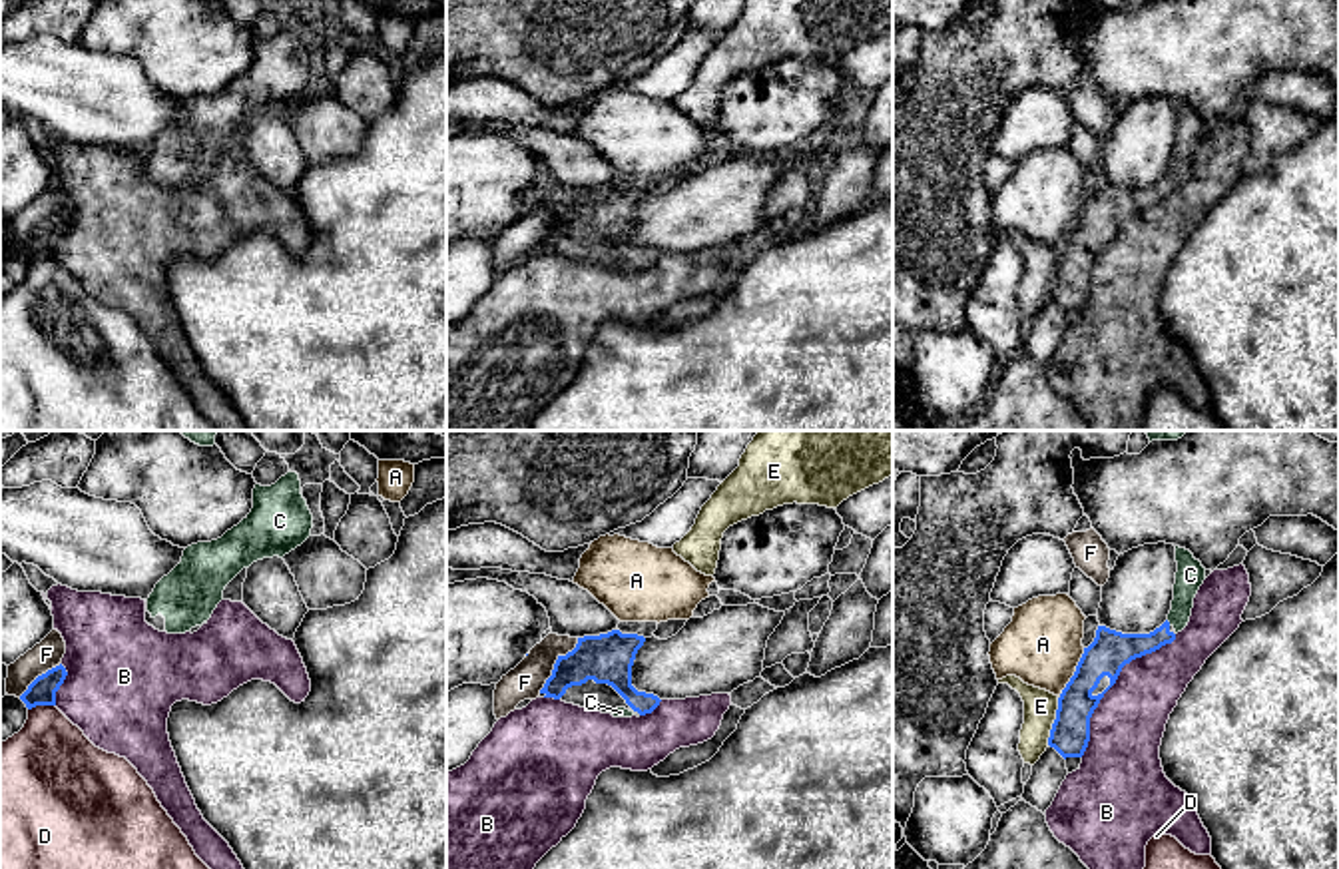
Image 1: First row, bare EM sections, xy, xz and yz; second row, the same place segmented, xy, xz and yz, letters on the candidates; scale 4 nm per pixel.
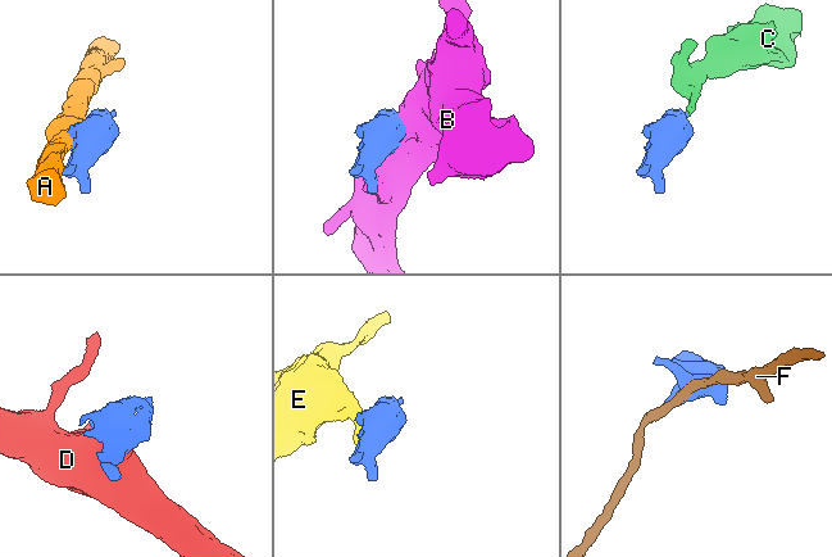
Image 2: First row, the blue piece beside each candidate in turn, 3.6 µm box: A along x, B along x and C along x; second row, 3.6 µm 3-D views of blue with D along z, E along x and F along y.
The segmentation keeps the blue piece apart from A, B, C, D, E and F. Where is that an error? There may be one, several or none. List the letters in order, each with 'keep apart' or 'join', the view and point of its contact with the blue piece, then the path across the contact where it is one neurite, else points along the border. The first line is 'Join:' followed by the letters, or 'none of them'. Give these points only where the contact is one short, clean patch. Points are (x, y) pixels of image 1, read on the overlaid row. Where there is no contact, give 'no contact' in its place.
Join: C
A: keep apart; contact yz (1074, 674)
B: keep apart; contact yz (1114, 682)
C: join; contact yz (1168, 622); way yz (1112, 648), (1146, 644), (1168, 622), (1180, 610), (1190, 575)
D: keep apart; contact xy (40, 704)
E: keep apart; contact yz (1055, 722); border yz (1059, 698), (1047, 744)
F: keep apart; contact xz (554, 664)

